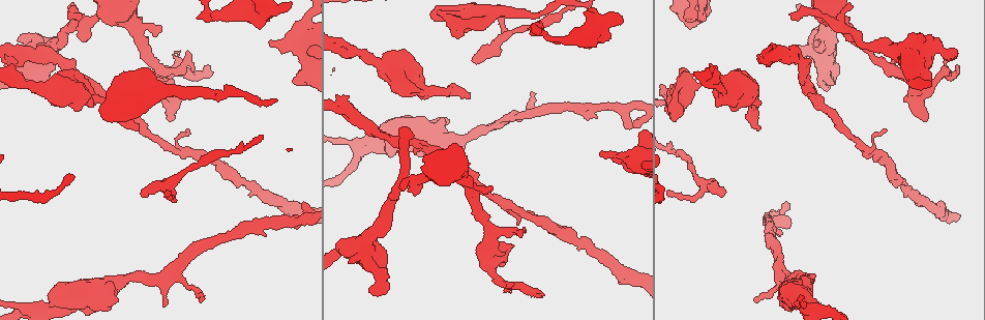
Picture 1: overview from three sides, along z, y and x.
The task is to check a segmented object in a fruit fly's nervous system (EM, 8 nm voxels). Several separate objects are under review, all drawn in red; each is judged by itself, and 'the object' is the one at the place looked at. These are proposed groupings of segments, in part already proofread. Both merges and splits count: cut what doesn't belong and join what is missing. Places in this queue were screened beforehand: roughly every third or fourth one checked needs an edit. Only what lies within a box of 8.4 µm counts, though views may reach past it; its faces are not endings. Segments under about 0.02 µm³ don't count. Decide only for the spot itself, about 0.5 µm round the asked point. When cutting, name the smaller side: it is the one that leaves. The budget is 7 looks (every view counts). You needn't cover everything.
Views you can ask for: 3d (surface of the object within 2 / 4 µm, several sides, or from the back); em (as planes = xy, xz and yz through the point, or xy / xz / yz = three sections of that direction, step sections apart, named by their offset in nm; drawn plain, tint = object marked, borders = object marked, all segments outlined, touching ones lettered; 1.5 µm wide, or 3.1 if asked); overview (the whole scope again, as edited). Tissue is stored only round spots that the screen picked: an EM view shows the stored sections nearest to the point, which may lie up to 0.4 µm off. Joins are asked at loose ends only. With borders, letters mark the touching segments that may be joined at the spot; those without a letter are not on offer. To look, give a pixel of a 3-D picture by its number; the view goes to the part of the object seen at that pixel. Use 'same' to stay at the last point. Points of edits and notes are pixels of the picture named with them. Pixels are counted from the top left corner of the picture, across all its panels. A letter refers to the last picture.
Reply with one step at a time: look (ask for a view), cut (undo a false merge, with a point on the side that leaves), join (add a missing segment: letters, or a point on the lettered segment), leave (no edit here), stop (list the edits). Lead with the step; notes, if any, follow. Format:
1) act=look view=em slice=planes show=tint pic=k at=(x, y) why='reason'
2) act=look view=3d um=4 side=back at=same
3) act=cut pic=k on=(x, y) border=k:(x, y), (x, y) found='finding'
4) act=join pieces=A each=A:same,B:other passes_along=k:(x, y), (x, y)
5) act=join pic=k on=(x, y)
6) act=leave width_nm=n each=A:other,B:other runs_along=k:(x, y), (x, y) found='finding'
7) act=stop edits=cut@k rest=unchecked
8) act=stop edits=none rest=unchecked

act=look view=em slice=planes show=borders pic=1 at=(137, 128) why='branch stops here'

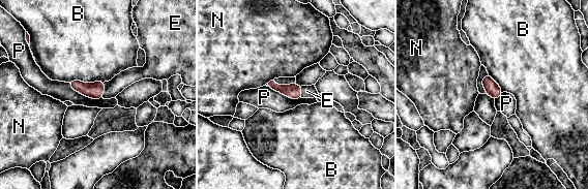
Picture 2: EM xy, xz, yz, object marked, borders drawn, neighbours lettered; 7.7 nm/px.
act=join pieces=E width_nm=110 each=B:other,E:same,N:other,P:other passes_along=2:(94, 90), (104, 90), (112, 88) found='it goes on there'

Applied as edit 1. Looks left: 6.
act=look view=3d um=2 side=back pic=1 at=(140, 193) why='an open end'

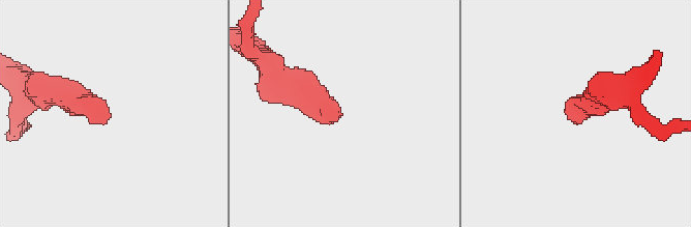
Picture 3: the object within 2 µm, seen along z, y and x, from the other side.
act=look view=em slice=yz step=4 show=borders pic=3 at=(334, 119)

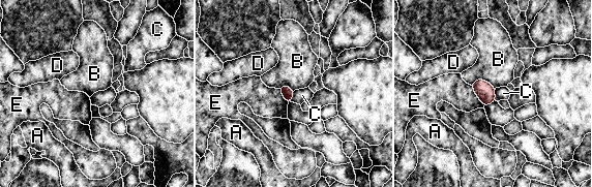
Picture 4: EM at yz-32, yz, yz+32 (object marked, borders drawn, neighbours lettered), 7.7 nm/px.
act=leave each=A:other,B:other,C:other,D:other,E:other border=4:(496, 89), (495, 100) found='none of them fits'

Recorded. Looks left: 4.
act=look view=em slice=planes show=borders pic=1 at=(834, 22) why='sharp bend'

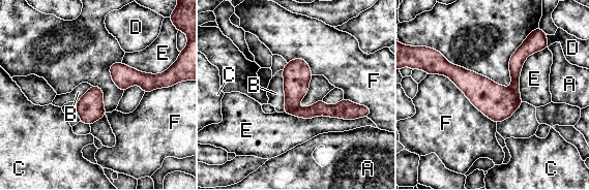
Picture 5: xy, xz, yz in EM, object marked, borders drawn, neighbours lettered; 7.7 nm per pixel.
act=cut pic=5 on=(495, 101) each=A:other,B:other,C:other,D:other,E:other,F:other border=5:(509, 88), (516, 95), (517, 107) found='two neurons meet here'

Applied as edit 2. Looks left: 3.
act=stop edits=join@2,cut@5 rest=unchecked

